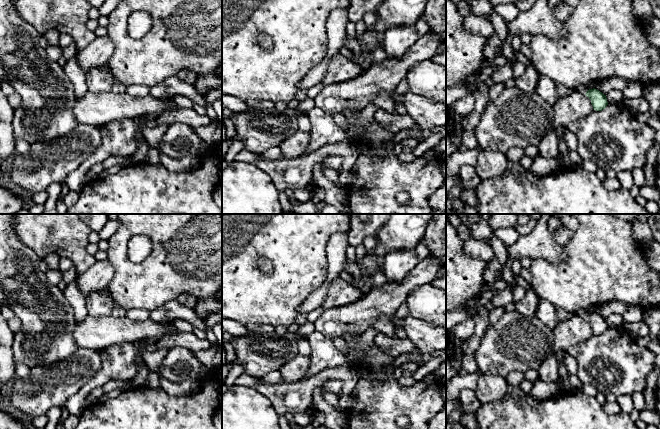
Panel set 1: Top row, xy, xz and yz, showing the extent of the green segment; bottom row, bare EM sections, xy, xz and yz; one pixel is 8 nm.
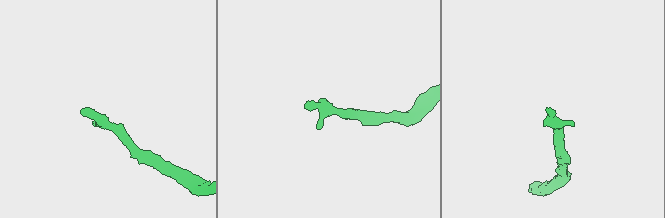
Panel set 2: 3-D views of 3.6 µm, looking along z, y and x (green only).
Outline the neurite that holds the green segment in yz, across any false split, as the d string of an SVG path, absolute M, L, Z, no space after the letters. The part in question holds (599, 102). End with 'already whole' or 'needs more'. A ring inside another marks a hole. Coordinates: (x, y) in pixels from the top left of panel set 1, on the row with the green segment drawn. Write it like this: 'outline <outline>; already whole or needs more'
outline M583 85L577 86L575 90L585 94L591 100L593 109L596 111L602 111L608 105L606 95L595 88L590 89L588 85Z; needs more

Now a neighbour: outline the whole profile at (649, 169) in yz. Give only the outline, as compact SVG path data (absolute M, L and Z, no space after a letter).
M654 142L647 154L646 165L644 166L645 185L656 186L656 165L660 146Z

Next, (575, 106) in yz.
M575 89L554 104L553 109L555 128L567 127L571 122L585 118L594 111L589 97Z

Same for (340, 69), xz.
M338 53L329 61L327 71L321 83L327 86L329 84L345 82L360 76L364 72L356 63Z

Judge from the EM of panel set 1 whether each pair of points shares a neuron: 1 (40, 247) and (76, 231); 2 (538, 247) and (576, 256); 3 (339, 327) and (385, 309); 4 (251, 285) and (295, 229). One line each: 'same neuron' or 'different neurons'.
1: same neuron
2: different neurons
3: same neuron
4: same neuron

